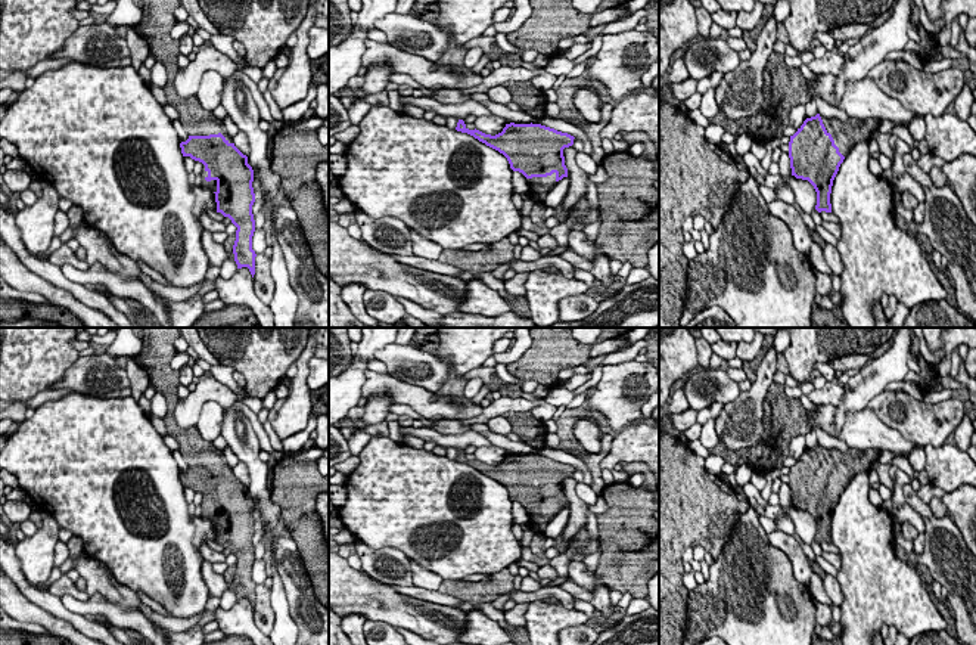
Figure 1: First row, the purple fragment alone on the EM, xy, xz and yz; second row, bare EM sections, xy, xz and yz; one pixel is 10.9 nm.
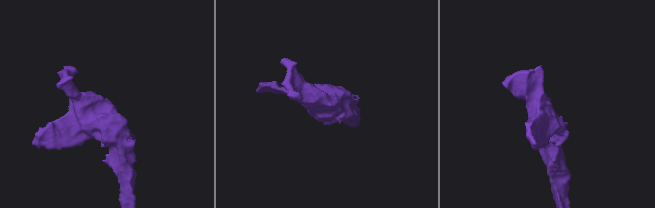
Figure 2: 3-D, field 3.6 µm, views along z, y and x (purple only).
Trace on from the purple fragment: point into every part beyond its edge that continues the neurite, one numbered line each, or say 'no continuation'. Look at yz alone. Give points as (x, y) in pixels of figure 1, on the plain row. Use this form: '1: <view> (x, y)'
1: yz (846, 465)

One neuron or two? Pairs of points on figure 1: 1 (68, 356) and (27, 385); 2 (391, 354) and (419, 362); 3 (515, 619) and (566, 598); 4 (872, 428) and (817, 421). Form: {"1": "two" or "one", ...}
{"1": "one", "2": "one", "3": "two", "4": "one"}

